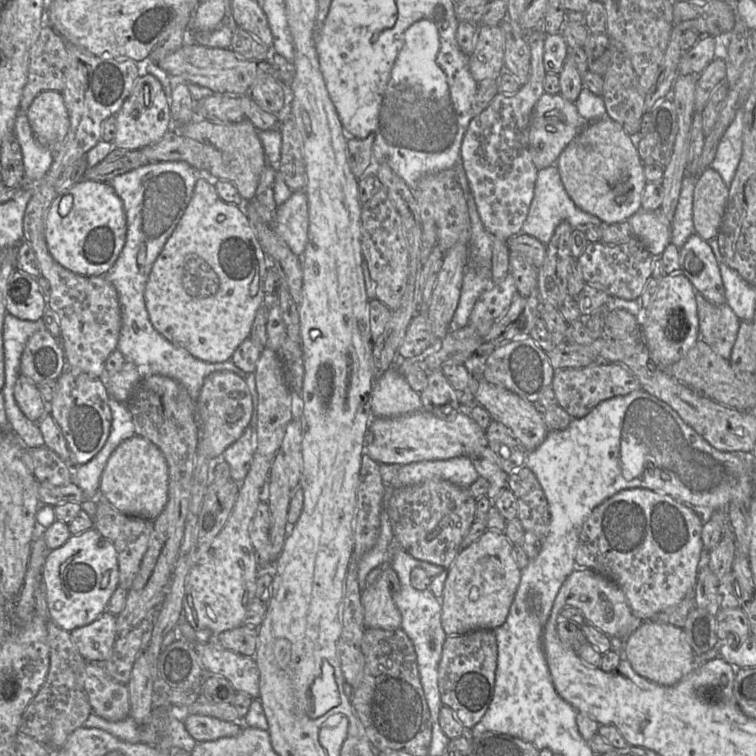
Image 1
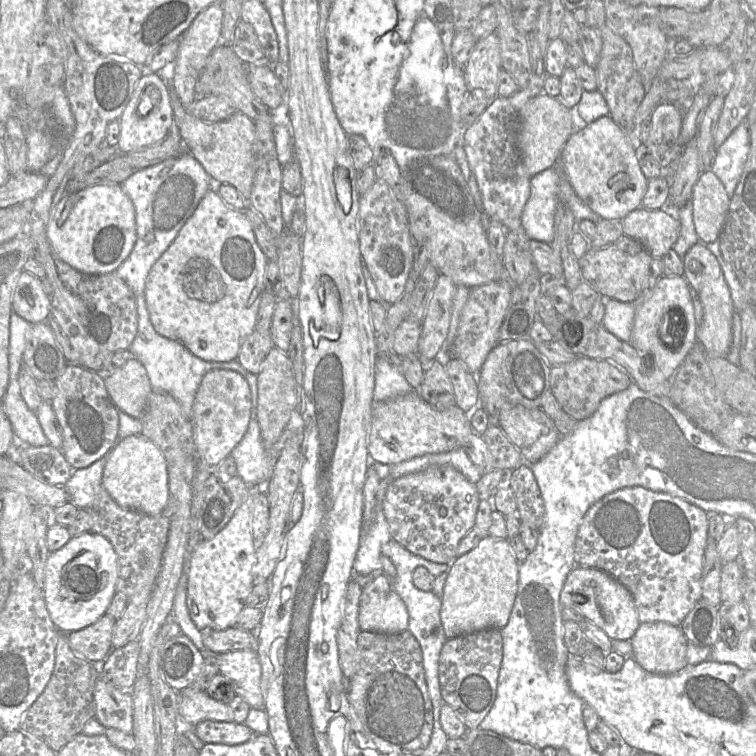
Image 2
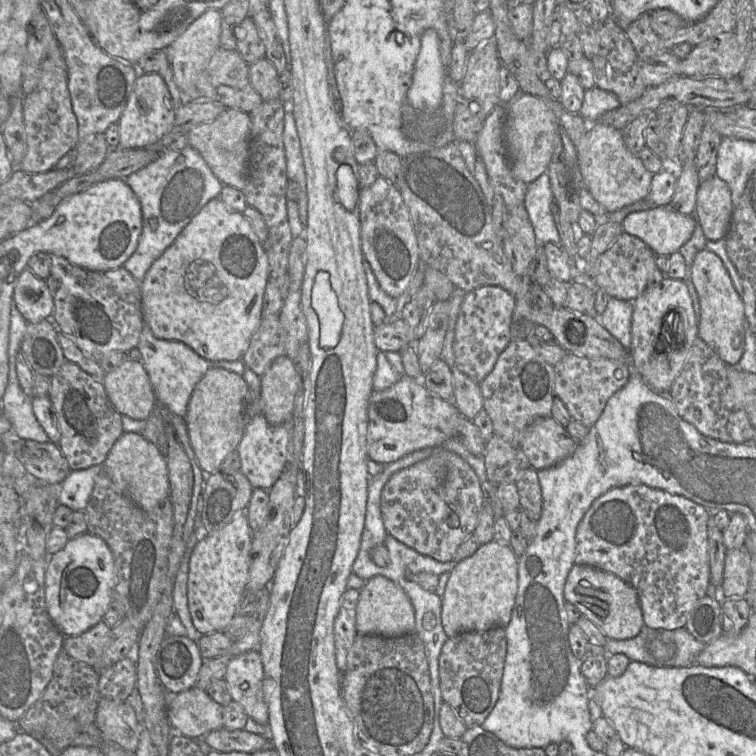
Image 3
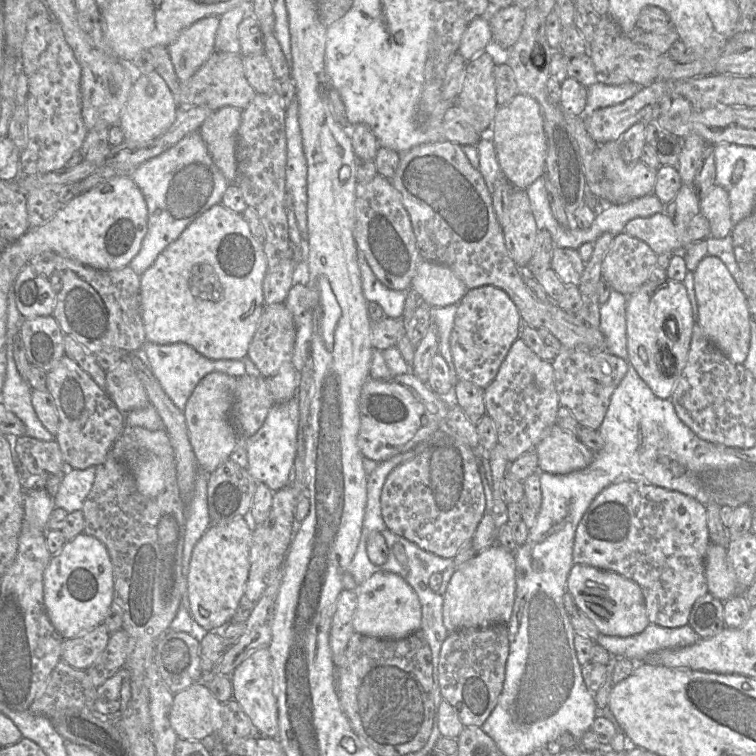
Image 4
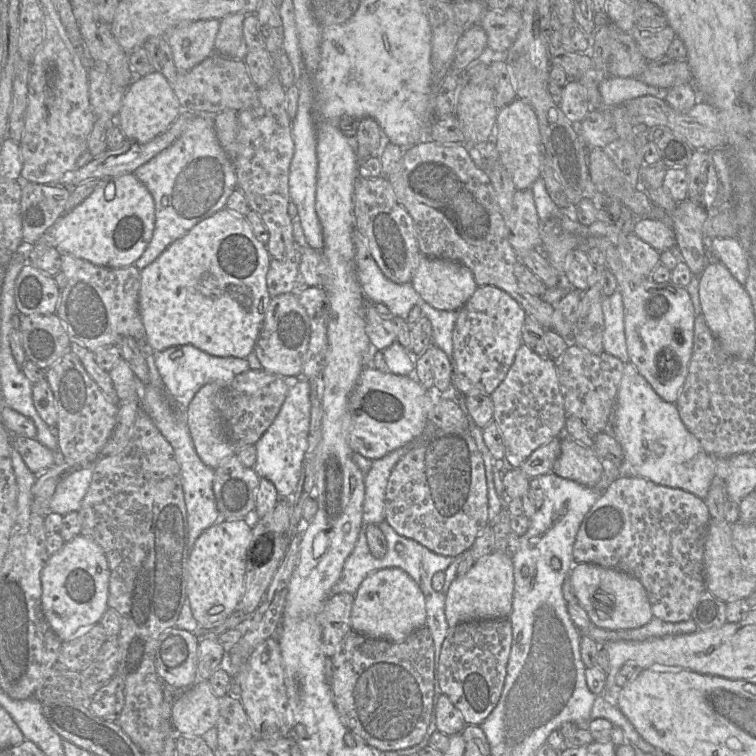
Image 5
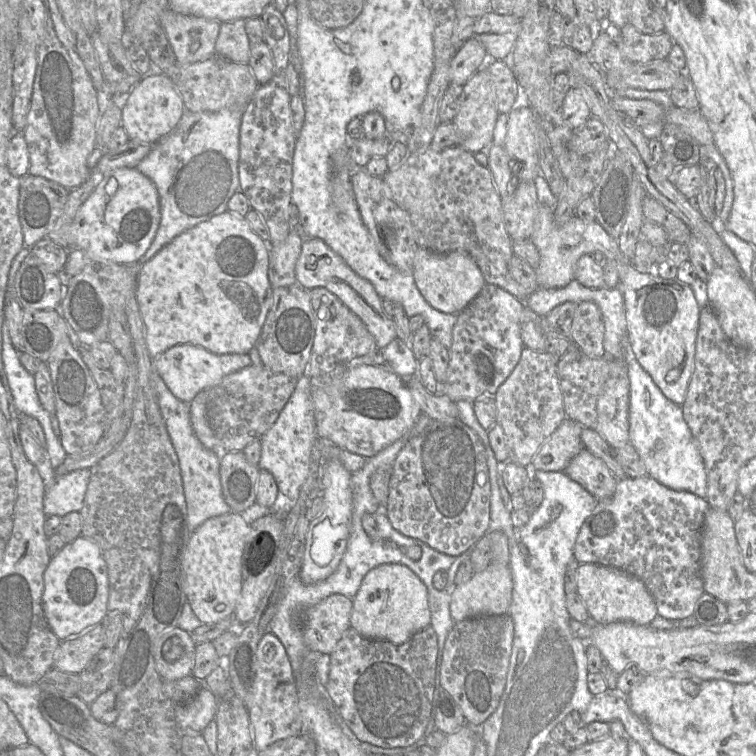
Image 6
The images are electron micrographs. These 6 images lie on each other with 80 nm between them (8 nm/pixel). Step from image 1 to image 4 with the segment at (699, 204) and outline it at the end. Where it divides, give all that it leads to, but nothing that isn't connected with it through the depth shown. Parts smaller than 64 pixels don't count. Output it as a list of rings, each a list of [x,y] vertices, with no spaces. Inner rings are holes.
[[[713,185],[704,195],[700,195],[700,214],[710,225],[710,237],[722,239],[730,236],[733,223],[730,213],[728,192],[719,185]]]

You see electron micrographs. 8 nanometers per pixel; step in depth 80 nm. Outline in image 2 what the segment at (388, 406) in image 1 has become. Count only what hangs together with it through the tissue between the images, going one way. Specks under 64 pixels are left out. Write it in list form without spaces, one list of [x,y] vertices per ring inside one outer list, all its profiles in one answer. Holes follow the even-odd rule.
[[[380,354],[375,363],[374,401],[396,399],[413,391],[401,369],[389,361],[388,354]]]

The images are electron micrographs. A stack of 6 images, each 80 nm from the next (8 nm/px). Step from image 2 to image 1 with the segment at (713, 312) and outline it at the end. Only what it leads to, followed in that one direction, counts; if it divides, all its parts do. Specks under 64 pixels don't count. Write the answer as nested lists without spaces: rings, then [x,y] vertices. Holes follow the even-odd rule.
[[[693,233],[679,249],[680,272],[709,302],[725,303],[725,290],[716,259],[708,242]]]

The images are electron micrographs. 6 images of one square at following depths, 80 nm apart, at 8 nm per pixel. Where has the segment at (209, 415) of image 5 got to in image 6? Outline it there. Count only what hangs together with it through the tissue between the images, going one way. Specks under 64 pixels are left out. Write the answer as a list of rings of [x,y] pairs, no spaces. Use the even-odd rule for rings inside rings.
[[[207,390],[198,393],[190,403],[190,420],[193,431],[206,448],[214,451],[221,459],[228,453],[213,433],[207,418]]]

